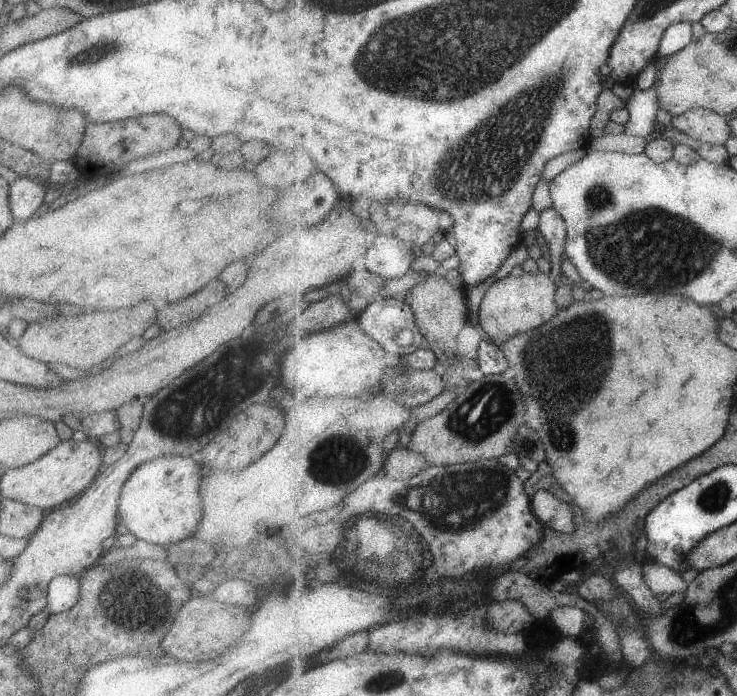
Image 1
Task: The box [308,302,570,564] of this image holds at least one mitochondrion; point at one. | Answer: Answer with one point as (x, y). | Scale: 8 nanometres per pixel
(443, 501)

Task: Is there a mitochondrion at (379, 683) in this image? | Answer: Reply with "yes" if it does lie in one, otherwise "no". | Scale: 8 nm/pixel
yes

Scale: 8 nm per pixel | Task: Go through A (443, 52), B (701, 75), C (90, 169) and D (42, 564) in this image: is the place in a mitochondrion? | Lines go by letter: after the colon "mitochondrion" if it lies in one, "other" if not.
A: mitochondrion
B: other
C: other
D: other

